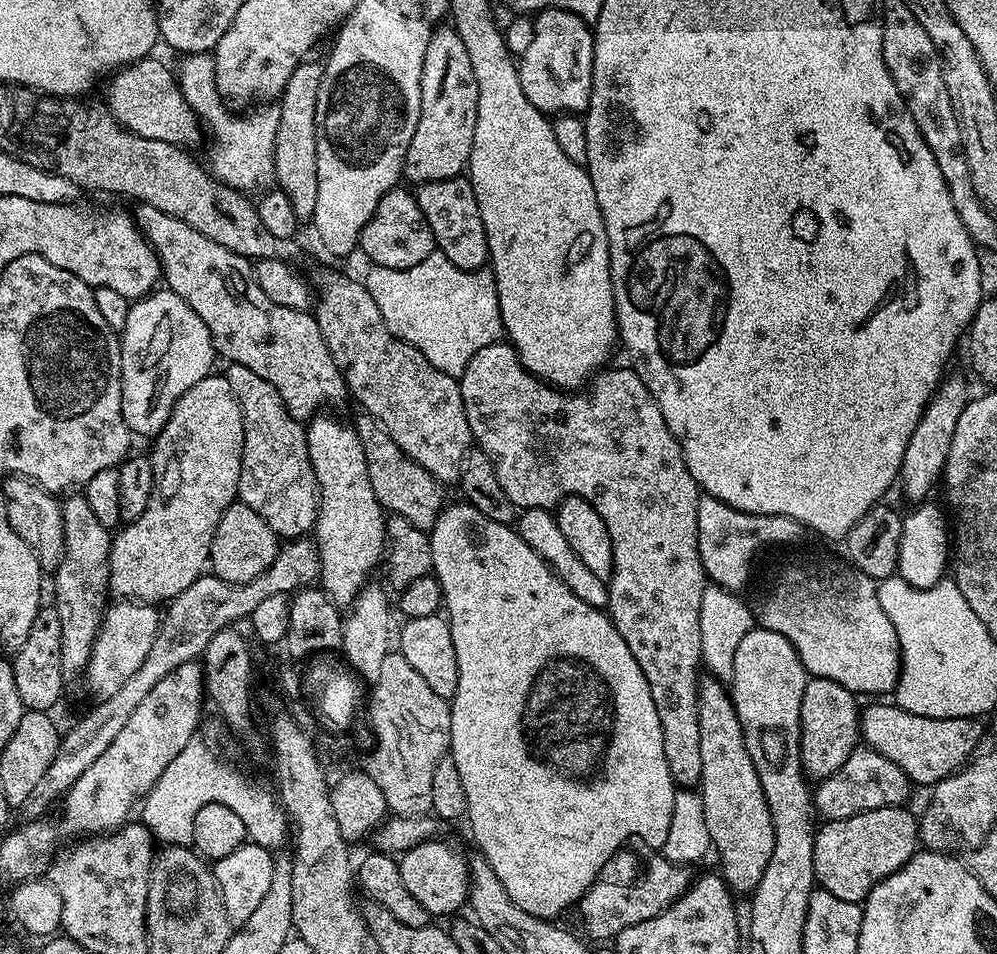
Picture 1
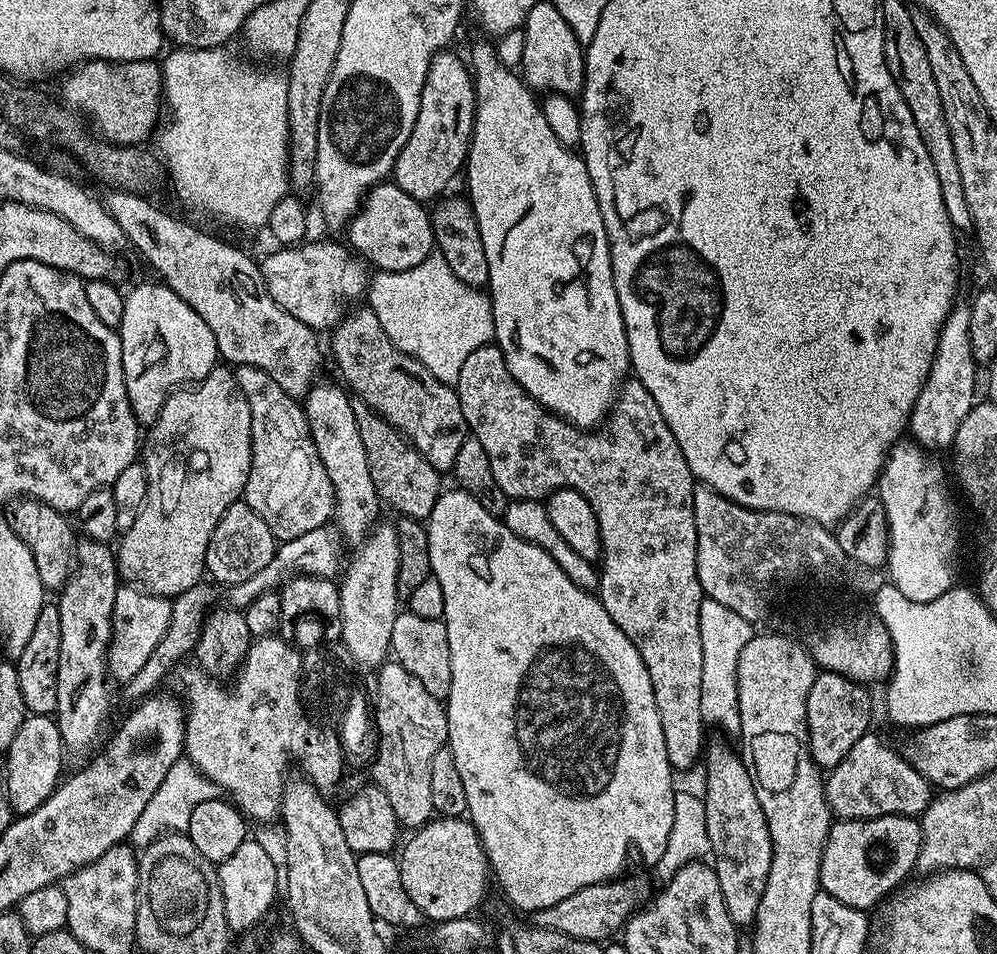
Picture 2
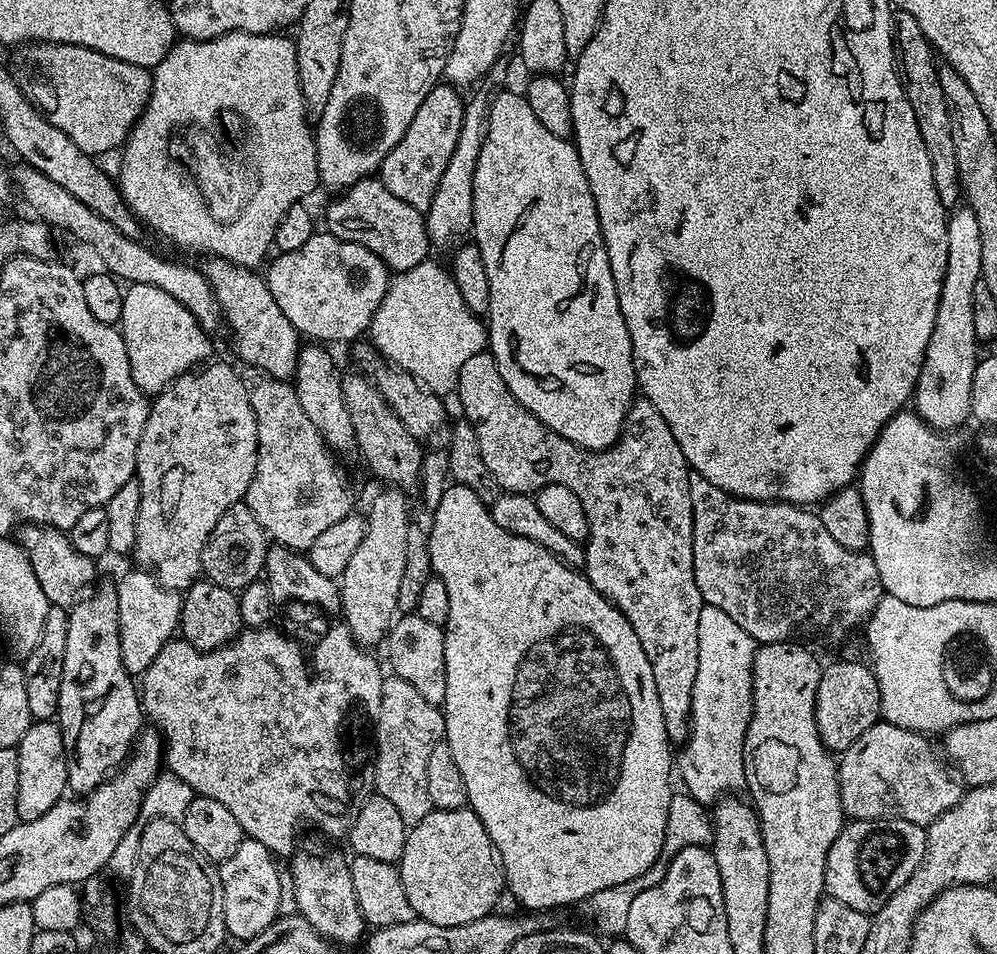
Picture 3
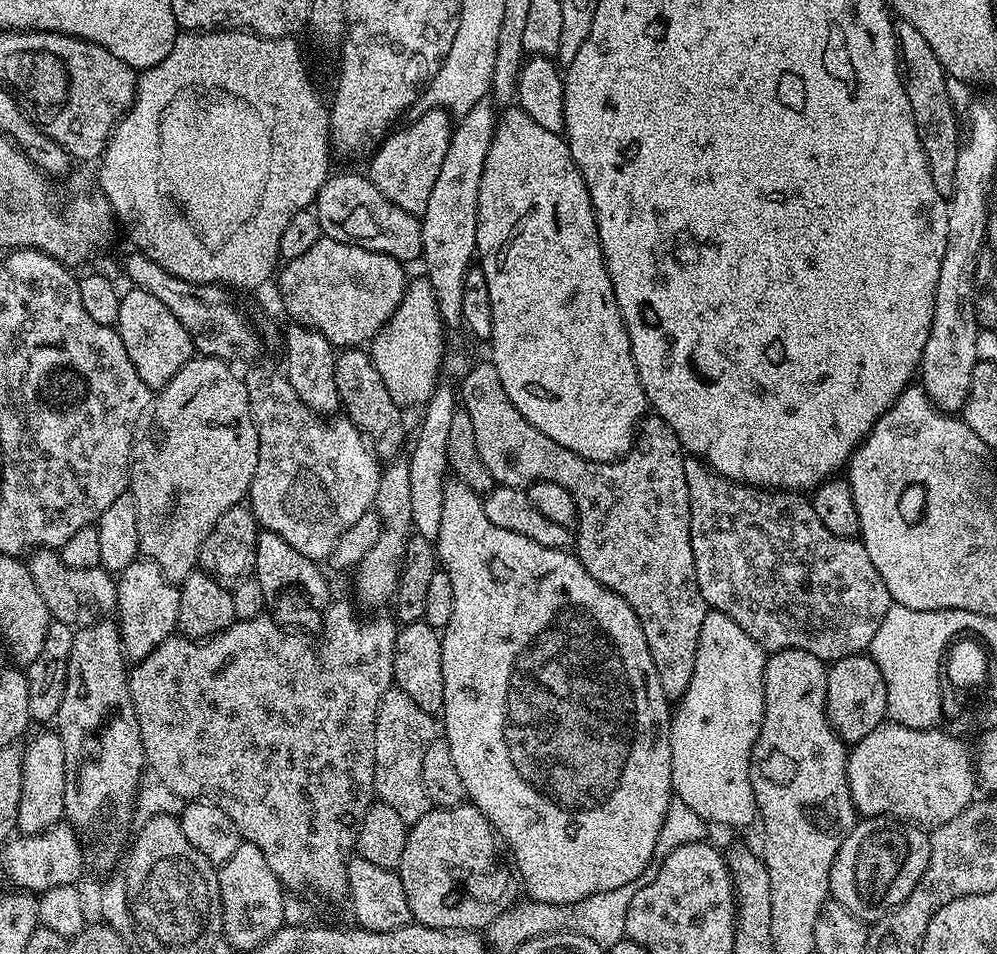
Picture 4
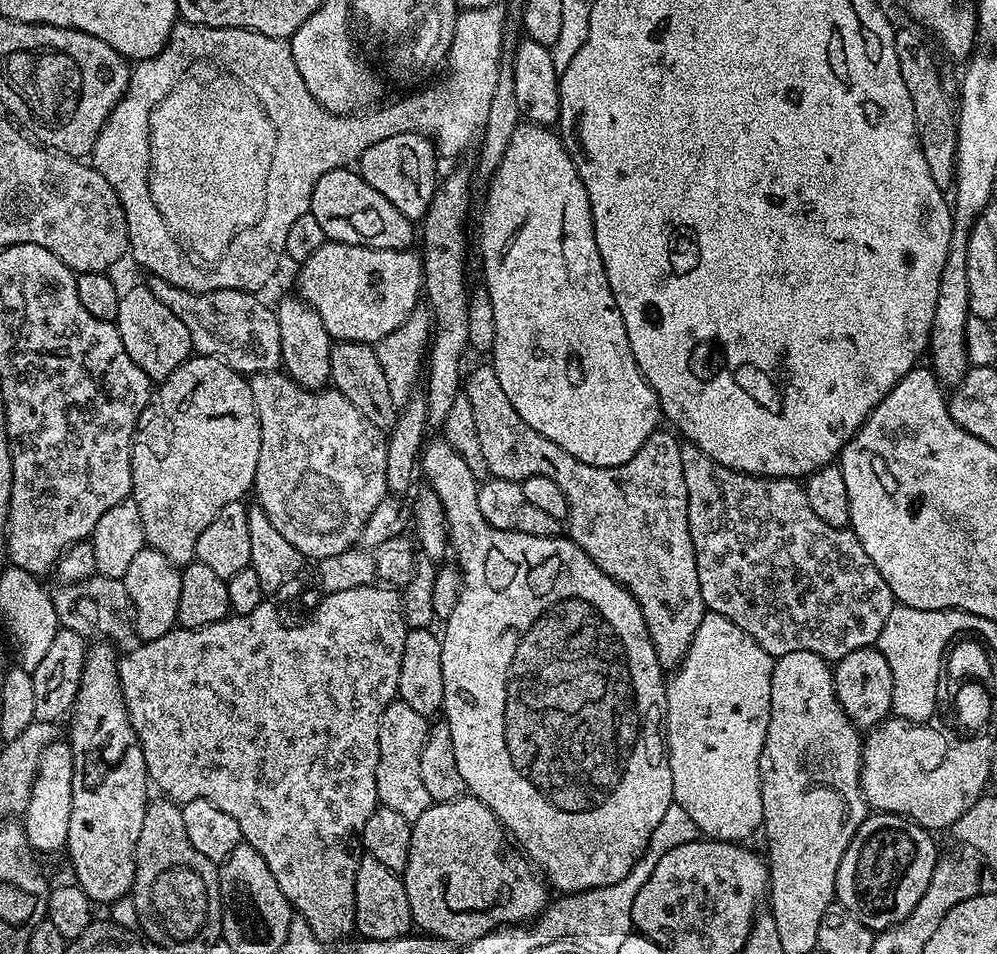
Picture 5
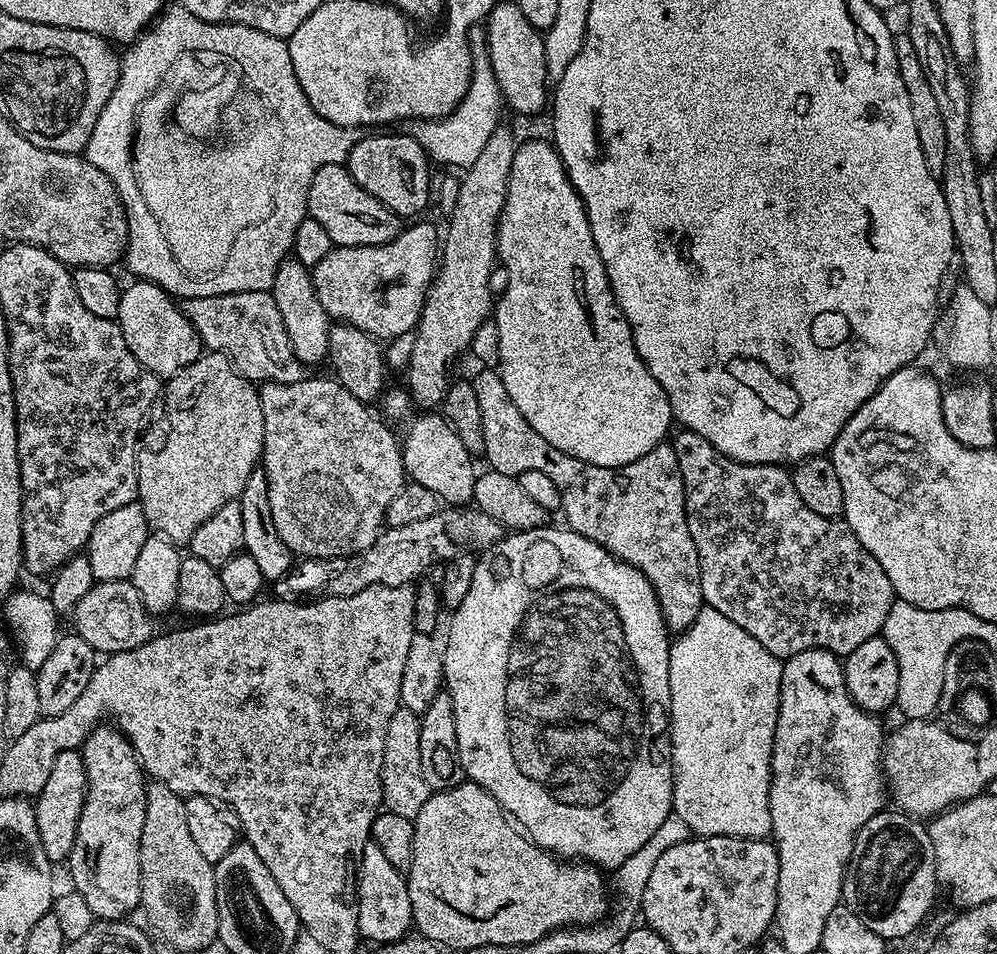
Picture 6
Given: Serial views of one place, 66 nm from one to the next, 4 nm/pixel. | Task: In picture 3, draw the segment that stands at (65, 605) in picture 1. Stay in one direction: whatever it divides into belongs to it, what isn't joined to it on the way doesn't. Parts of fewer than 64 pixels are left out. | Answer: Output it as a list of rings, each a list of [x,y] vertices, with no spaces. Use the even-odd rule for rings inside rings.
[[[111,579],[102,580],[95,585],[96,593],[89,600],[77,600],[68,614],[66,655],[62,658],[62,678],[58,690],[56,716],[68,759],[67,791],[72,794],[87,794],[95,790],[99,784],[103,784],[128,759],[128,753],[132,751],[132,745],[142,731],[142,705],[138,684],[122,662],[116,586]]]

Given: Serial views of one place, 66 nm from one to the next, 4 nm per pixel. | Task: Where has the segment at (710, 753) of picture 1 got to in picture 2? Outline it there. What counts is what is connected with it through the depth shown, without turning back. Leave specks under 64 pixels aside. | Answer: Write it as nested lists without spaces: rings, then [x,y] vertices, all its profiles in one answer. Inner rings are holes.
[[[728,744],[709,745],[706,750],[704,760],[704,792],[702,791],[702,799],[706,806],[706,830],[710,834],[710,846],[712,847],[711,855],[716,856],[714,859],[714,867],[718,874],[718,886],[722,886],[722,902],[726,902],[726,914],[730,914],[730,922],[736,924],[737,929],[744,930],[749,926],[755,925],[756,915],[758,914],[758,906],[762,902],[762,890],[766,890],[766,878],[770,874],[770,862],[772,861],[772,843],[770,842],[770,830],[766,826],[766,814],[762,814],[762,805],[758,802],[758,794],[754,794],[754,782],[752,781],[752,773],[748,767],[744,765],[744,757],[739,751],[734,750]]]

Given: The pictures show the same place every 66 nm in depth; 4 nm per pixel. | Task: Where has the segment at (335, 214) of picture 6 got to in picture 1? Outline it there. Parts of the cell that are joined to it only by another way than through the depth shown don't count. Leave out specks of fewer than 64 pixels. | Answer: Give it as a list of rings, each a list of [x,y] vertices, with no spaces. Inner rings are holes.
[[[397,186],[378,202],[370,222],[366,222],[362,230],[358,248],[372,259],[371,263],[377,268],[409,268],[418,266],[422,258],[431,254],[436,243],[426,218],[422,218],[422,210],[418,210],[415,195],[403,186]]]

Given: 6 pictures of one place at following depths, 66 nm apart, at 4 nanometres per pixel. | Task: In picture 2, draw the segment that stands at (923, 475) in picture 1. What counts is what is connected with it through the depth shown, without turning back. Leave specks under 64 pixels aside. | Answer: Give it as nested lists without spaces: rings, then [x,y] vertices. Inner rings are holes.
[[[960,302],[953,307],[942,326],[930,374],[914,402],[912,417],[908,420],[911,439],[921,448],[933,454],[939,453],[939,448],[951,449],[958,426],[962,426],[966,414],[970,414],[972,405],[978,400],[976,371],[978,365],[970,350],[970,310],[967,303]]]

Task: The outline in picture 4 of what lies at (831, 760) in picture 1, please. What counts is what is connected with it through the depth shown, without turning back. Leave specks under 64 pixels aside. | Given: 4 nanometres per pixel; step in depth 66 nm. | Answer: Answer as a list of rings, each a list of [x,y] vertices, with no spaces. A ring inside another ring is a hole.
[[[871,655],[847,656],[831,661],[826,682],[826,710],[832,729],[848,746],[858,743],[870,734],[870,730],[885,723],[888,715],[886,678],[882,678],[882,670],[878,670]]]

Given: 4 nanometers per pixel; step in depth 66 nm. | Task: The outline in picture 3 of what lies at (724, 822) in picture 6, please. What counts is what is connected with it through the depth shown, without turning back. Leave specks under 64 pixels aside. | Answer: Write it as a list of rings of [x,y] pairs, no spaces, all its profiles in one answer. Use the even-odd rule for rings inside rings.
[[[705,604],[698,614],[698,675],[688,739],[678,752],[678,776],[684,779],[688,795],[705,806],[745,787],[744,739],[752,717],[752,663],[757,647],[756,640],[718,606]]]

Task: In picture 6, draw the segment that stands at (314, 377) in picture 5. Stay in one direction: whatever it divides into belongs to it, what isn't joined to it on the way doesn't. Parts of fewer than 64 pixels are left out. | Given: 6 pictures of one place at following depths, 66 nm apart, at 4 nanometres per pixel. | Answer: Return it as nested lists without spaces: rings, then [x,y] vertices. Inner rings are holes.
[[[285,258],[276,268],[270,291],[278,306],[278,314],[282,314],[282,322],[286,326],[286,334],[294,350],[294,358],[298,358],[298,362],[305,366],[320,363],[323,365],[328,358],[333,321],[326,314],[322,302],[318,302],[318,294],[314,294],[310,269],[294,258]]]

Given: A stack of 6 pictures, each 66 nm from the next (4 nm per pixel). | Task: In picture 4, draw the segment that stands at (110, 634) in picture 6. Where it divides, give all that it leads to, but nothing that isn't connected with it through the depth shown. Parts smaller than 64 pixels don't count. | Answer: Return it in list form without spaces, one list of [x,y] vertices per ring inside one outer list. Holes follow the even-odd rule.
[[[37,548],[27,561],[34,586],[48,607],[52,620],[61,620],[73,626],[93,618],[104,618],[117,611],[116,580],[105,568],[71,568],[66,566],[55,548]]]

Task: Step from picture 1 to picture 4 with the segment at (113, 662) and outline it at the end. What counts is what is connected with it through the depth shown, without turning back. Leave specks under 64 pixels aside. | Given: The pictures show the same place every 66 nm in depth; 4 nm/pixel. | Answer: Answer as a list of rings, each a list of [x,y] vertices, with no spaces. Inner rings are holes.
[[[138,558],[118,574],[116,602],[120,639],[124,641],[129,661],[146,658],[146,654],[150,654],[162,641],[176,632],[179,601],[179,587],[164,577],[163,570],[153,560]]]

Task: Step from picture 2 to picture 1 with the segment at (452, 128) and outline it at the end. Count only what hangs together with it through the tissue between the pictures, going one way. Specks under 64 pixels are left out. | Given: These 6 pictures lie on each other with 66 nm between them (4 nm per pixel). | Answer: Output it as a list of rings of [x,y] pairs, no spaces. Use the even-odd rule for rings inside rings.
[[[440,26],[433,31],[422,62],[420,89],[420,117],[418,126],[414,126],[414,138],[410,138],[410,146],[406,150],[402,173],[405,181],[413,180],[416,186],[461,175],[467,169],[470,150],[474,146],[478,82],[474,82],[470,54],[466,54],[466,46],[462,46],[462,38],[458,38],[455,28]]]

